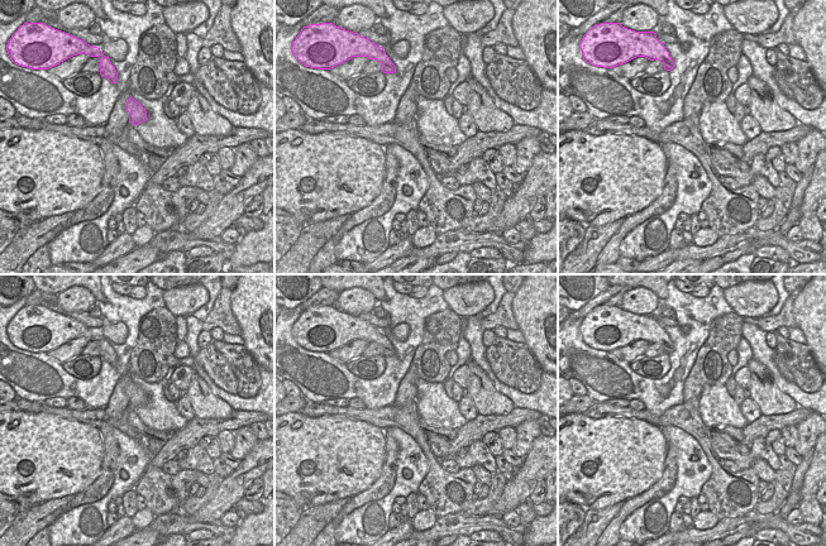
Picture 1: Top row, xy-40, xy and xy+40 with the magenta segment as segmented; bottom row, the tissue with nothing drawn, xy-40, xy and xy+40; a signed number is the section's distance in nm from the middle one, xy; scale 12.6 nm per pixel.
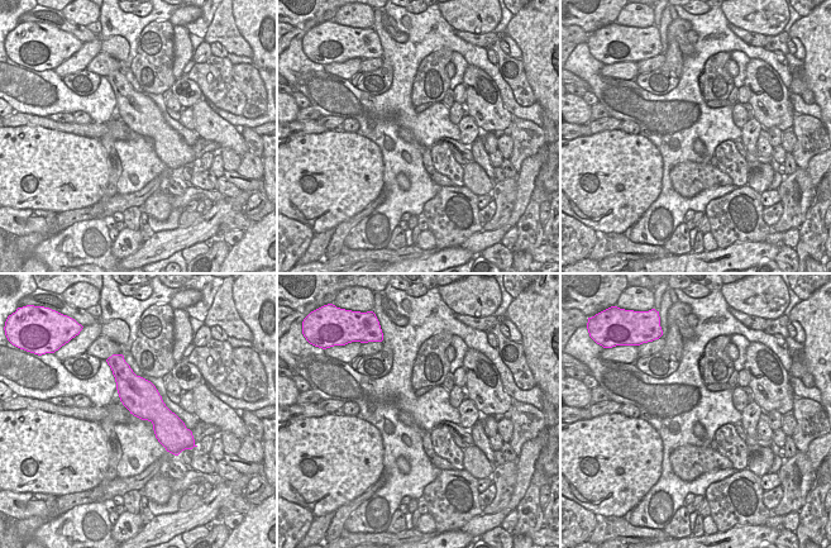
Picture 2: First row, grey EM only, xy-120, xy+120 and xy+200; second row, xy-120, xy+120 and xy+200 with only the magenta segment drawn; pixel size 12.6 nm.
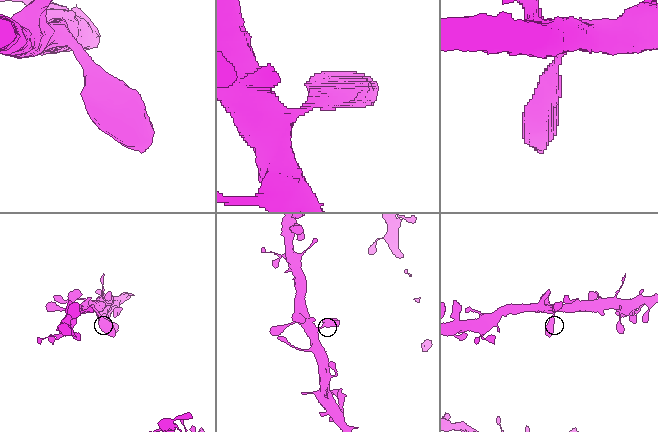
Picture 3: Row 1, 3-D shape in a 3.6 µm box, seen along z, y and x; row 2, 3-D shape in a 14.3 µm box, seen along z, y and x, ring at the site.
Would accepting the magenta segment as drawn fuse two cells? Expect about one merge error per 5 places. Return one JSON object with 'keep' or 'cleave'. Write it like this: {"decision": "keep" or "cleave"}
{"decision": "keep"}

